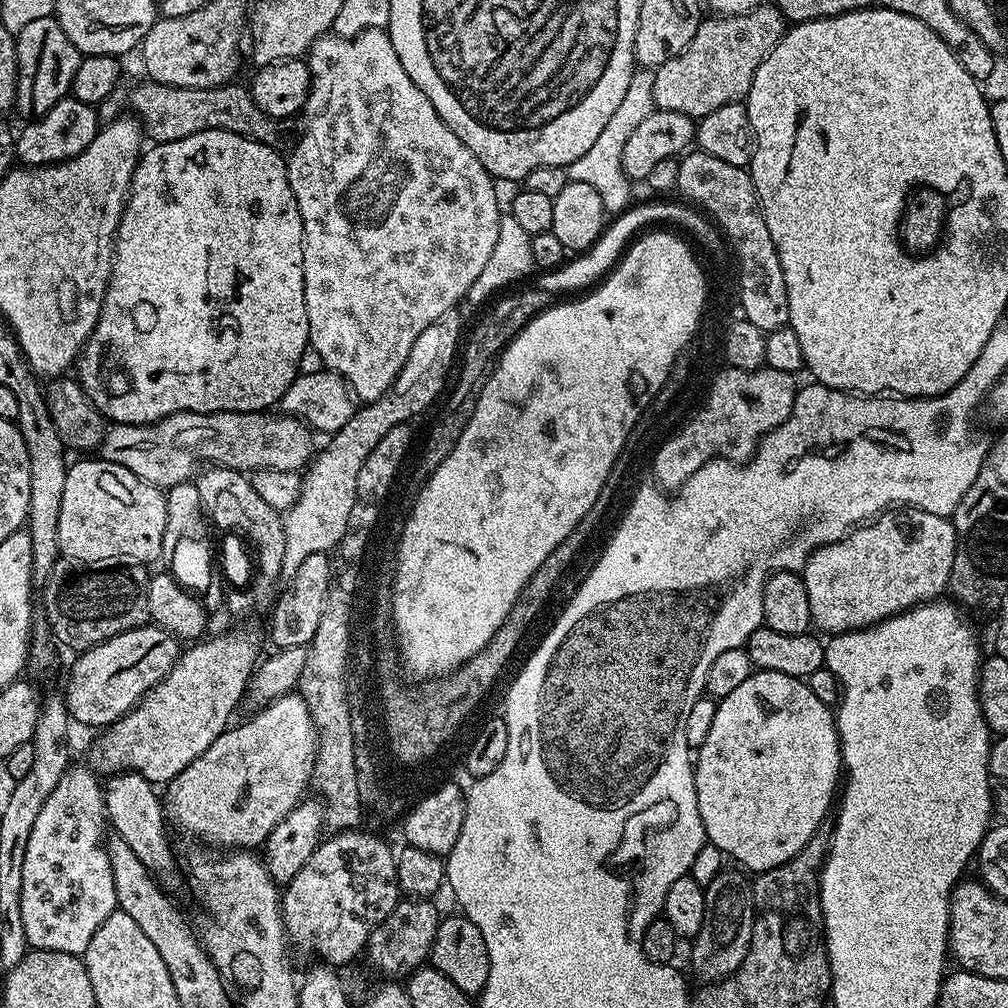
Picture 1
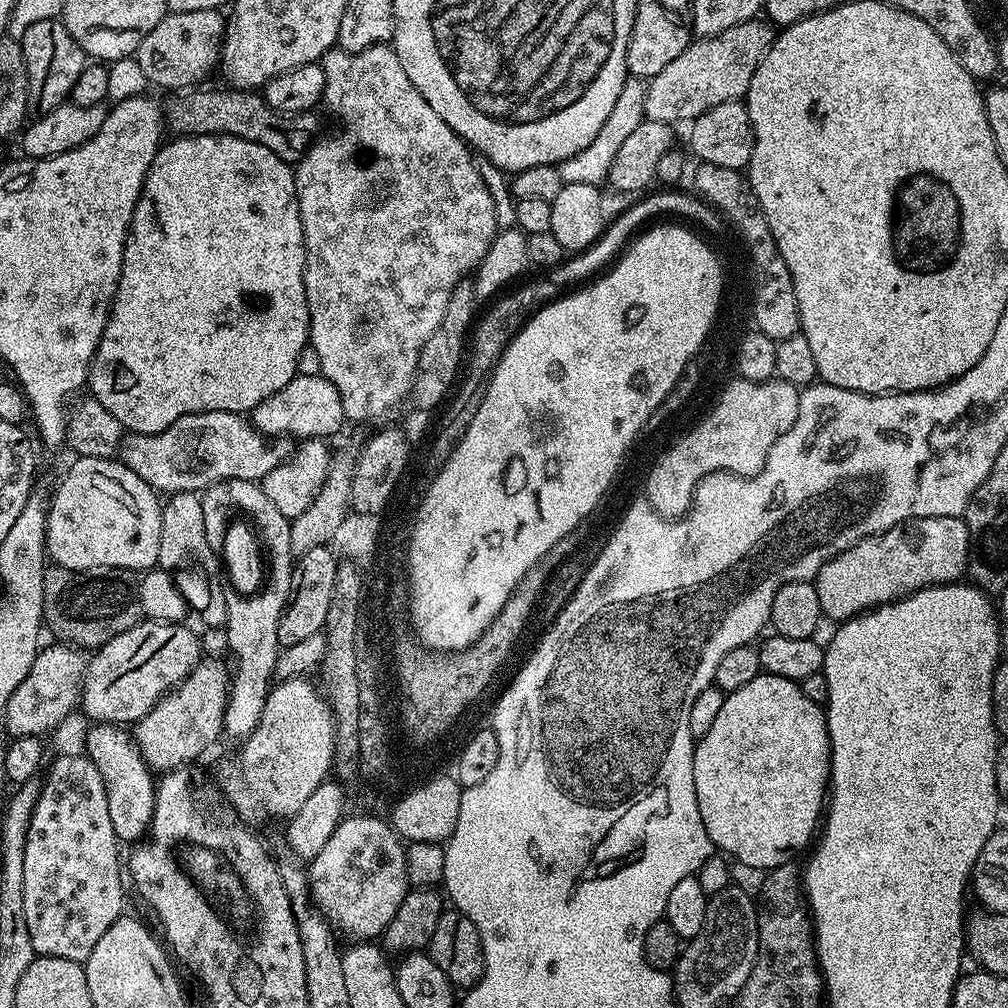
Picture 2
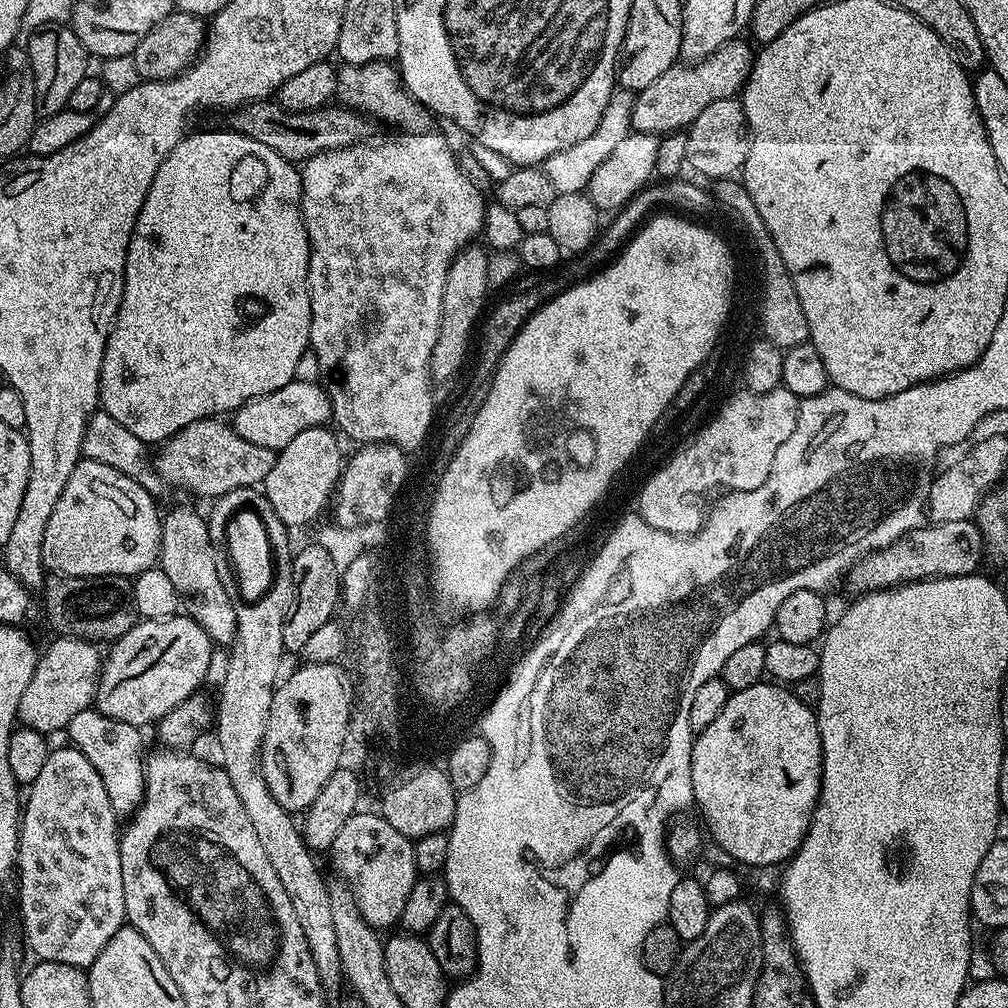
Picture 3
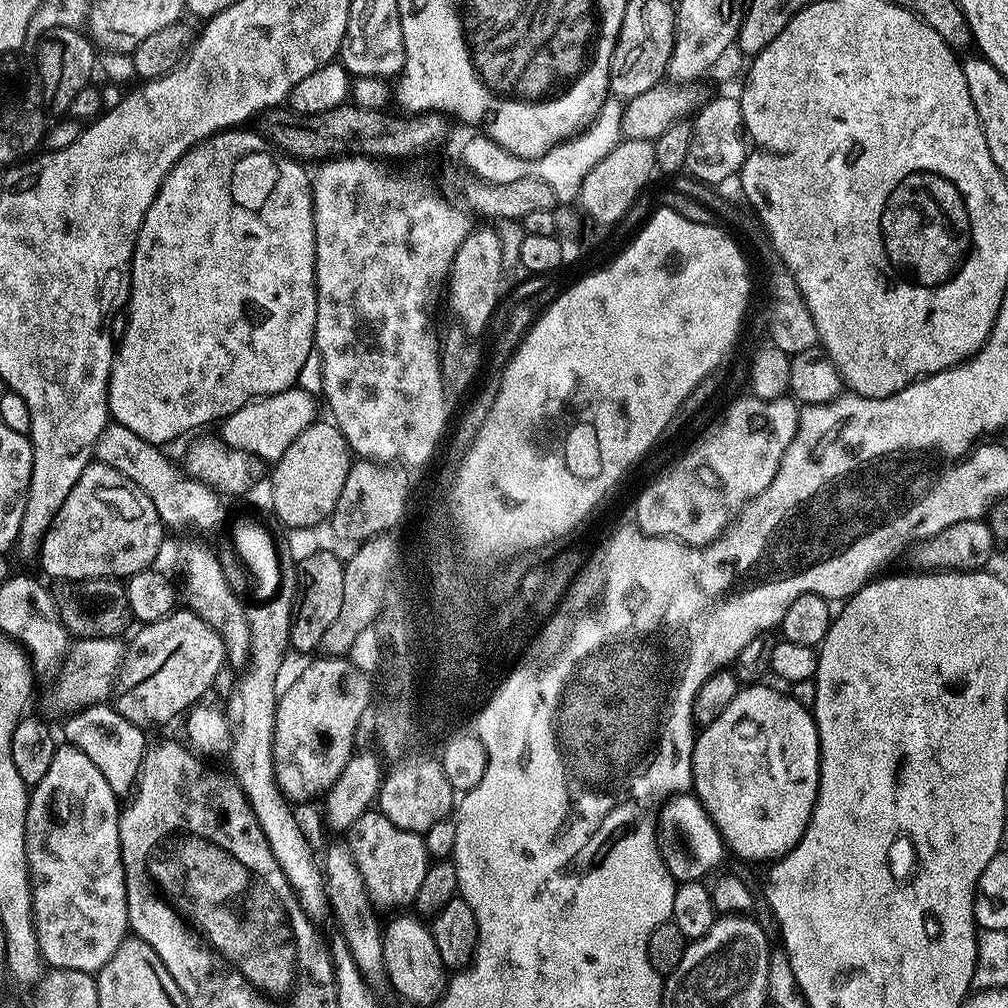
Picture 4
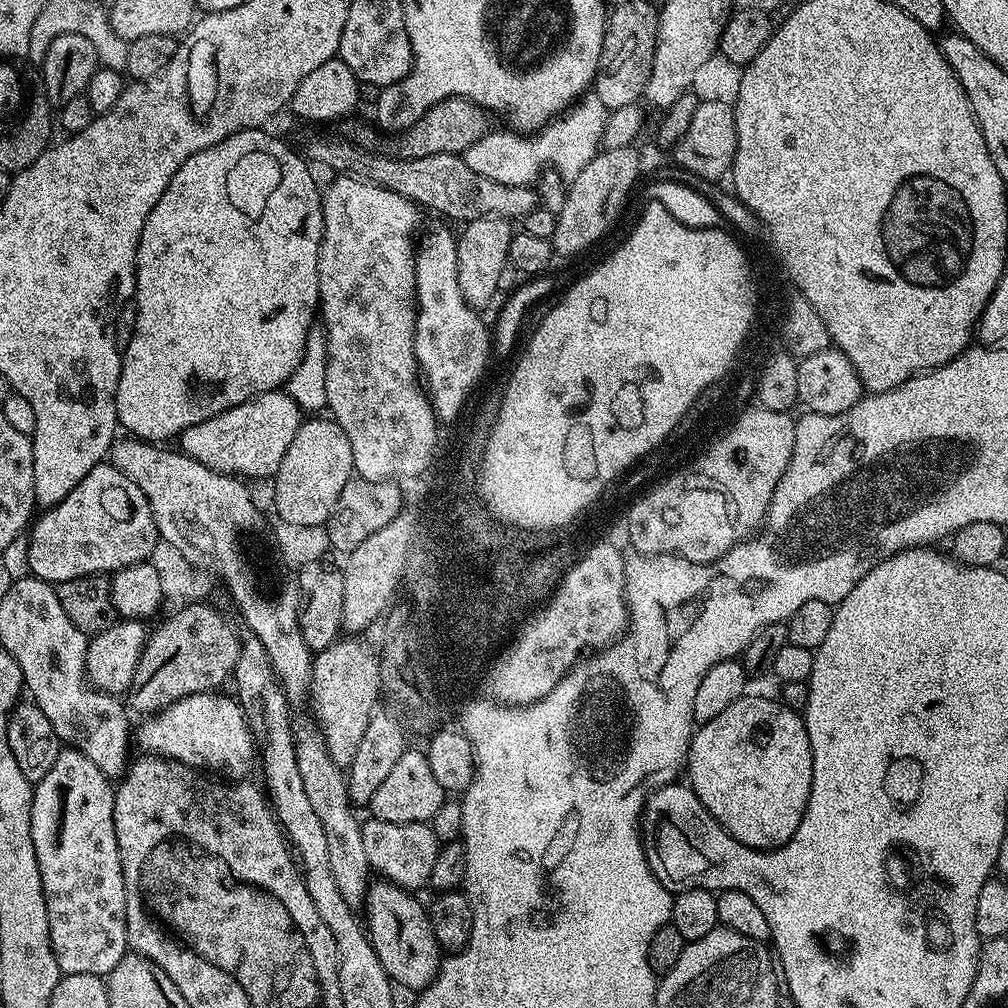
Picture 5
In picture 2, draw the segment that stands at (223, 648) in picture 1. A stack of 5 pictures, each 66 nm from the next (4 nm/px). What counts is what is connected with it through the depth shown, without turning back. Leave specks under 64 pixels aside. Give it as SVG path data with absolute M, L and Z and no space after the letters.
M201 659L196 669L135 725L136 745L153 773L163 774L191 765L191 760L198 759L216 739L221 739L229 683L230 668L223 659Z

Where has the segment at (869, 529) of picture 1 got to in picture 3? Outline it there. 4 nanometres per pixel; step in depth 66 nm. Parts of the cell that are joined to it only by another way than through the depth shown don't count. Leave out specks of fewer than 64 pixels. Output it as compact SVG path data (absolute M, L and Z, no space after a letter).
M971 519L929 524L927 528L916 528L890 546L865 556L847 573L846 581L853 593L863 594L894 588L898 584L912 584L916 580L932 580L935 576L971 576L985 556L980 527Z

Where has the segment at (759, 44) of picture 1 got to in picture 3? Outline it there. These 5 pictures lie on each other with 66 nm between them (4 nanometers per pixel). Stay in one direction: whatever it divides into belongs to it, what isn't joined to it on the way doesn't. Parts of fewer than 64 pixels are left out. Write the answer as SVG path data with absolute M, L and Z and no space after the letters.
M744 38L731 40L706 59L691 66L684 66L688 68L673 66L670 70L666 70L666 74L662 74L662 78L654 78L650 86L635 93L632 102L633 129L653 134L679 132L692 124L694 118L698 118L698 114L702 114L702 110L710 106L710 102L735 97L743 89L754 59L753 45L745 40Z

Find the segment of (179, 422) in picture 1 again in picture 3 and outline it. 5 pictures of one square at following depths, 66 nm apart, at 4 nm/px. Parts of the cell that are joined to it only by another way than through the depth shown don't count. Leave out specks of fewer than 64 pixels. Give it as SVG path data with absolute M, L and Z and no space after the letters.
M220 418L195 420L178 434L163 441L160 450L160 453L155 453L154 467L161 479L167 483L169 480L180 488L189 488L207 498L221 496L230 490L263 485L266 474L270 474L270 466L274 466L276 461L273 449L246 442L246 438L238 435L231 423Z

